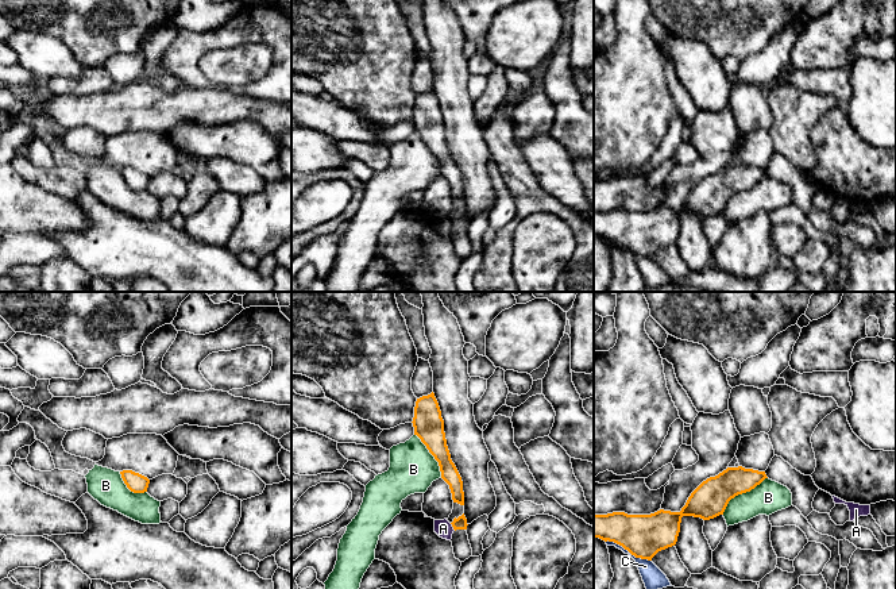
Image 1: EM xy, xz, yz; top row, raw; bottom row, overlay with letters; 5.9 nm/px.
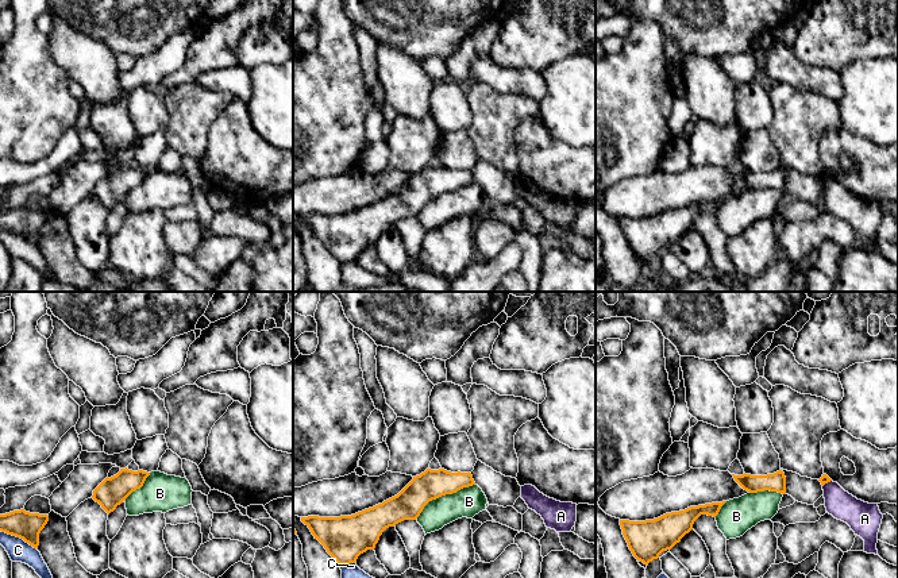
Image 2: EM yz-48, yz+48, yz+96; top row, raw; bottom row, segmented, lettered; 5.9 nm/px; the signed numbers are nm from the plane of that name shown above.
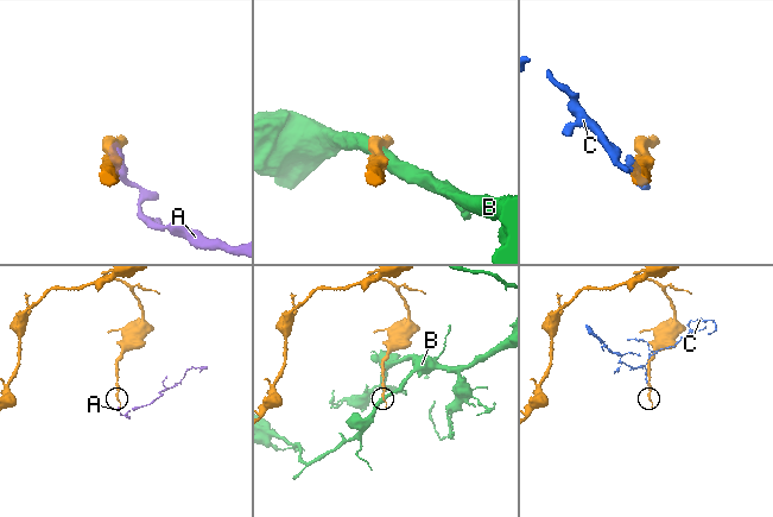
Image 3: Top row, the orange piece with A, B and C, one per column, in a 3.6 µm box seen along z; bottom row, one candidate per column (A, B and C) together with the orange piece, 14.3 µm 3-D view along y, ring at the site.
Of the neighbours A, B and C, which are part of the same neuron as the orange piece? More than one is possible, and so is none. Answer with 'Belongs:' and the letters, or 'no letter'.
Belongs: no letter

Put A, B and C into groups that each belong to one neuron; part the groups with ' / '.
A / B / C

